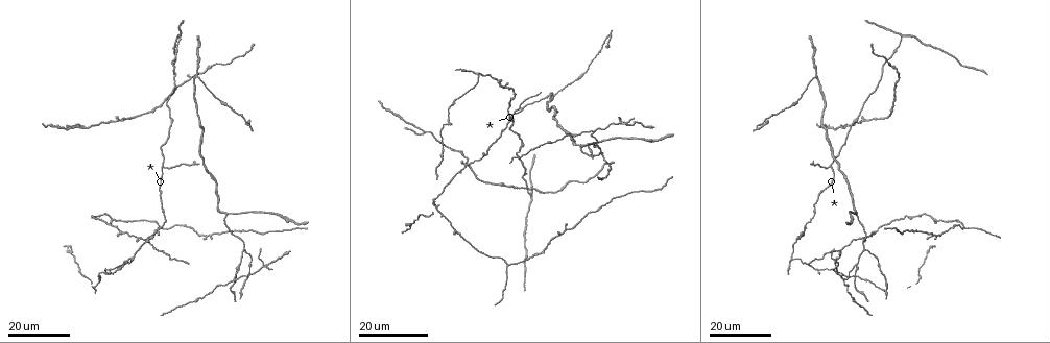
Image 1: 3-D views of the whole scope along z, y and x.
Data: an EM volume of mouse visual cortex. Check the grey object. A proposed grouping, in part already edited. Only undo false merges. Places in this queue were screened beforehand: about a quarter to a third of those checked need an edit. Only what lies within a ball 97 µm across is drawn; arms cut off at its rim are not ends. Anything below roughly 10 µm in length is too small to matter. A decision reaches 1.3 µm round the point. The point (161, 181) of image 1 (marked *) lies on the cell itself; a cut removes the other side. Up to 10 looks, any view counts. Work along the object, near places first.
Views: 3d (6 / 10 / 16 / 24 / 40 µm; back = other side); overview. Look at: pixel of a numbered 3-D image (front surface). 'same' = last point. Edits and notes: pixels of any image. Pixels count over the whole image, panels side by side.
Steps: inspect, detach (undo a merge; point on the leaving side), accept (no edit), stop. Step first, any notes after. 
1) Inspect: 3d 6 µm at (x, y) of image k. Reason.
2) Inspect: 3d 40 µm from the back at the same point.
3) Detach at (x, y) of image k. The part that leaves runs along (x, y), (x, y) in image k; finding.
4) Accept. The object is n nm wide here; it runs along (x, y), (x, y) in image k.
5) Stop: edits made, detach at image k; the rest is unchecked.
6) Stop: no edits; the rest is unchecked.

Inspect: 3d 16 µm at (814, 165) of image 1. Calibre changes.

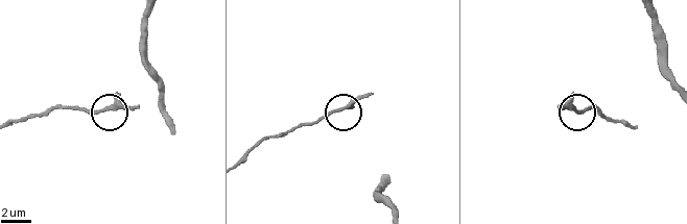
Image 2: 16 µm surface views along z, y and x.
Inspect: 3d 6 µm at (335, 111) of image 2.

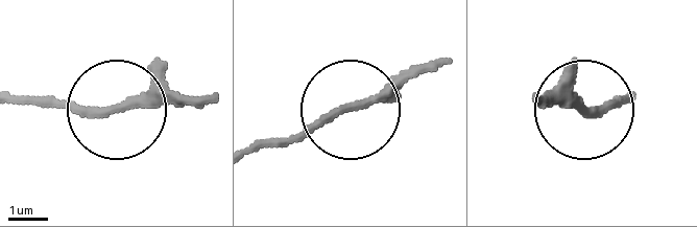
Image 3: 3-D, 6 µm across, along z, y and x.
Accept. It runs along (25, 99), (145, 109), (211, 93) in image 3; one cell here.

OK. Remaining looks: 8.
Inspect: 3d 24 µm at (156, 231) of image 1. A fork.

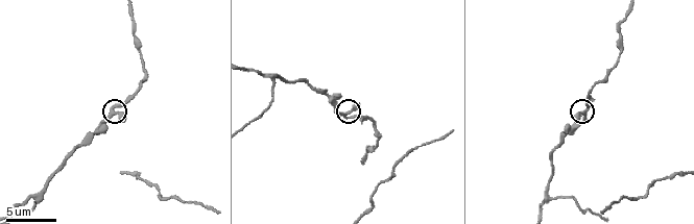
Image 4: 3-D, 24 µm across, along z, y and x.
Inspect: 3d 6 µm at (585, 115) of image 4. Zoom in.

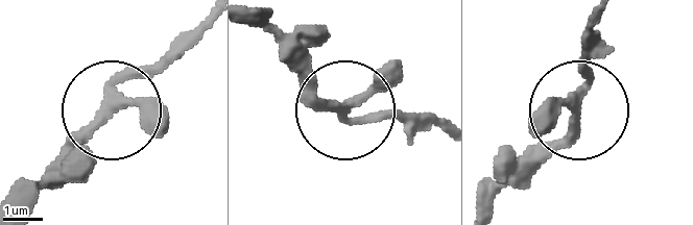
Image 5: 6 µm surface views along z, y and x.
Accept. The object is 210 nm wide here; it runs along (204, 15), (47, 171) in image 5; continuous, no second cell.

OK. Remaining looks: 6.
Inspect: 3d 24 µm at (595, 133) of image 1. Branch point.

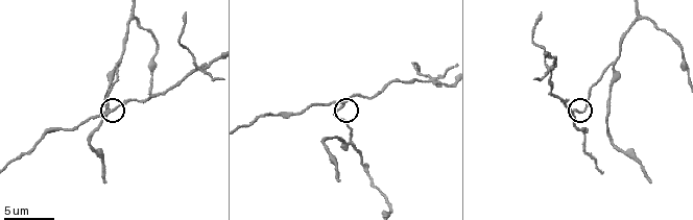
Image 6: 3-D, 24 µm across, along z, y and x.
Inspect: 3d 6 µm at (574, 111) of image 6.

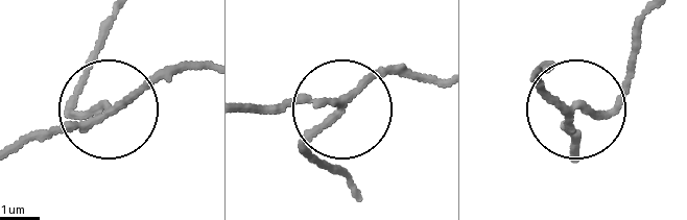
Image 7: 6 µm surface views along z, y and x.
Detach at (51, 126) of image 7. The object is 170 nm wide here; the part that leaves runs along (112, 110), (158, 76), (208, 70) in image 7; a second cell is stuck on.

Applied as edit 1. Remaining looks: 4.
Inspect: overview.

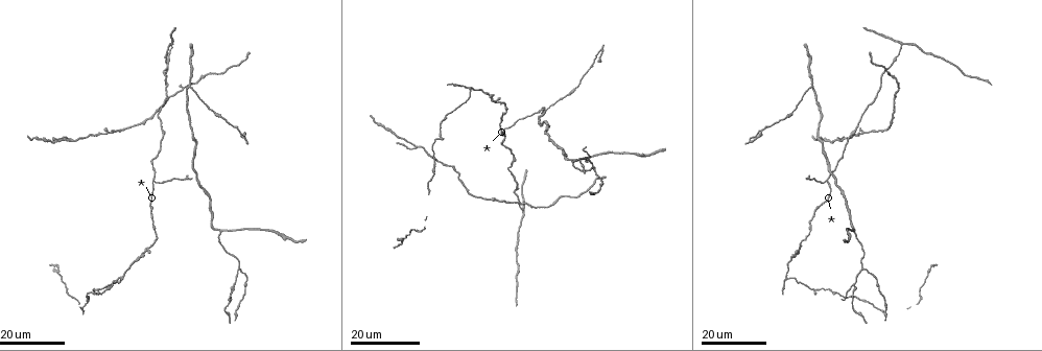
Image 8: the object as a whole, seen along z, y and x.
Inspect: 3d 16 µm at (220, 231) of image 8. Branch point.

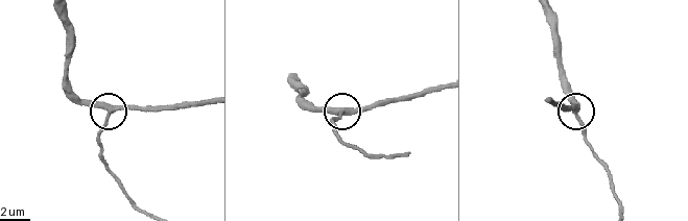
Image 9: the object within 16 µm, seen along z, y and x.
Inspect: 3d 10 µm at (577, 115) of image 9.

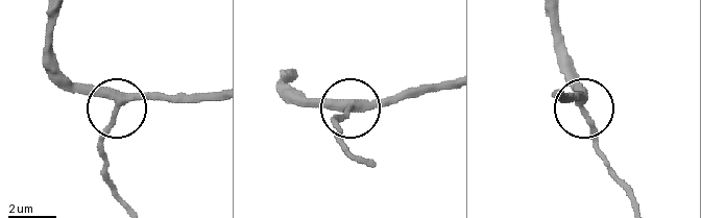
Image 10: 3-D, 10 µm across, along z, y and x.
Inspect: 3d 6 µm at (116, 111) of image 10. Zoom in.

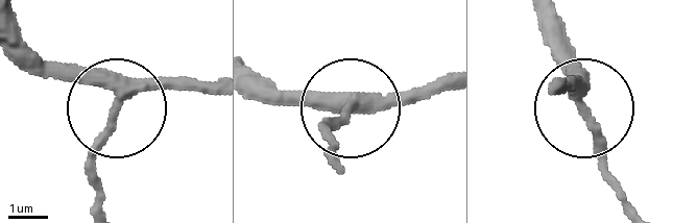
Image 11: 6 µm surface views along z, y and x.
Accept. The side arm is 30 µm long; it runs along (257, 74), (350, 110), (446, 91) in image 11; all the same cell.

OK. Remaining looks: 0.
Stop: edits made, detach at image 7; the rest is unchecked.

